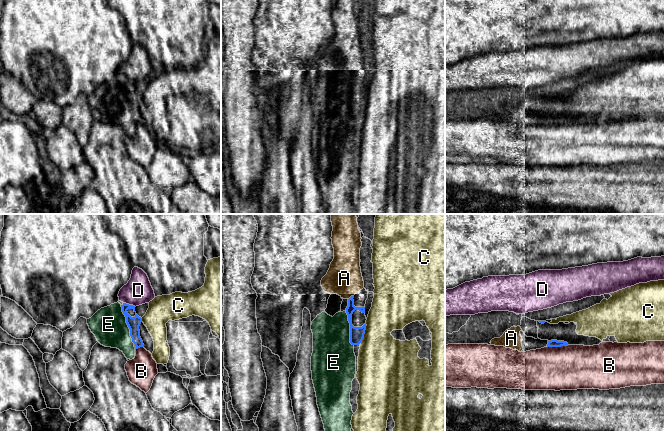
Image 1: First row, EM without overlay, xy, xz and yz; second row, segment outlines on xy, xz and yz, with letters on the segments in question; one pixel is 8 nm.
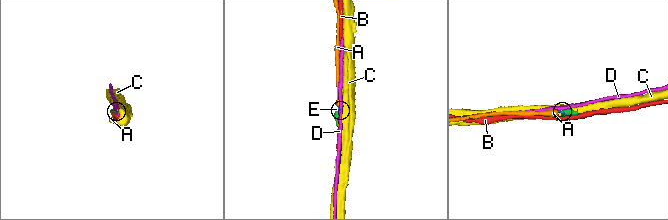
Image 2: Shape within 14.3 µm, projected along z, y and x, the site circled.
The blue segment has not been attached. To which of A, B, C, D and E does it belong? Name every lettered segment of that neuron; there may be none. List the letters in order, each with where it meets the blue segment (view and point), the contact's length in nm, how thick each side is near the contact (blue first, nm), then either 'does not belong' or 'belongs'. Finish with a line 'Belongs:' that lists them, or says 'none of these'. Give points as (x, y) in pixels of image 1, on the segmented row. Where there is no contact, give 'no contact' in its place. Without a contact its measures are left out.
A: meets blue in xz at (350, 297); contact 60 nm long; 70 nm thick on the blue side, 280 nm on the other; belongs
B: meets blue in yz at (557, 346); contact 180 nm long; 60 nm thick on the blue side, 360 nm on the other; does not belong
C: meets blue in xz at (364, 333); contact 160 nm long; 110 nm thick on the blue side, 380 nm on the other; does not belong
D: meets blue in xy at (129, 305); contact 110 nm long; 100 nm thick on the blue side, 220 nm on the other; does not belong
E: meets blue in xy at (127, 324); contact 340 nm long; 100 nm thick on the blue side, 280 nm on the other; belongs
Belongs: A, E

